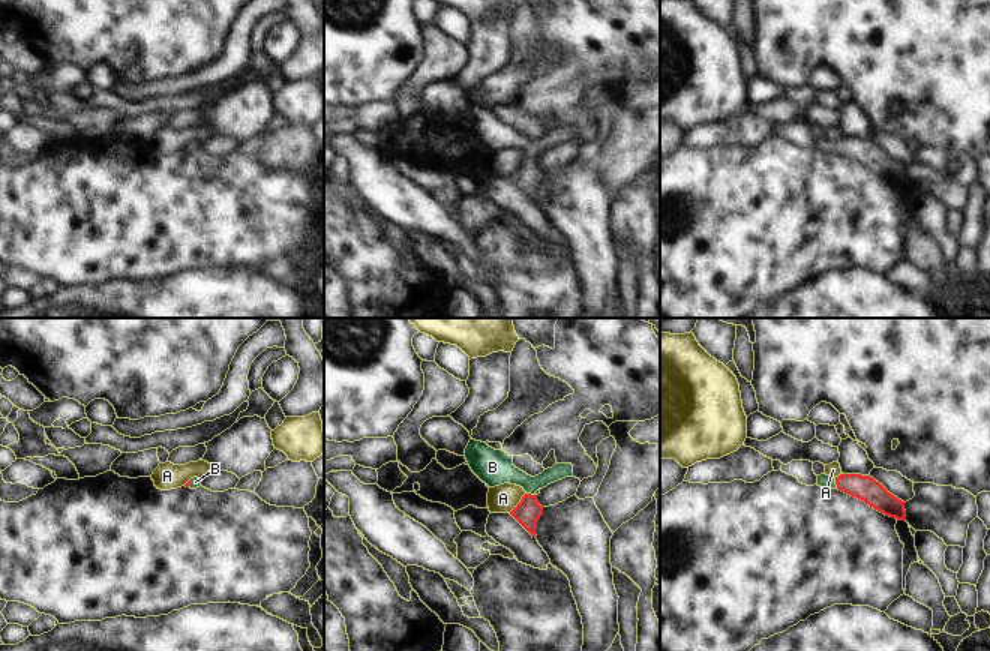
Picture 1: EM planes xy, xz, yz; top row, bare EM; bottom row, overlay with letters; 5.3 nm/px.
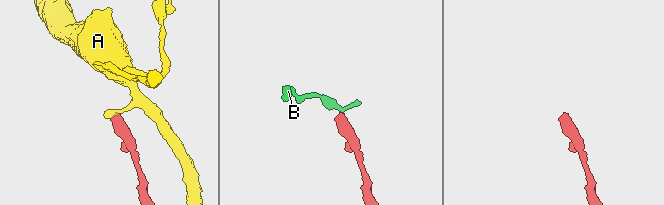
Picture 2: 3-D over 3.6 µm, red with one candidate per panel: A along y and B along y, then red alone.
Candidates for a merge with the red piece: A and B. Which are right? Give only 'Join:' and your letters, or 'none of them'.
Join: B

